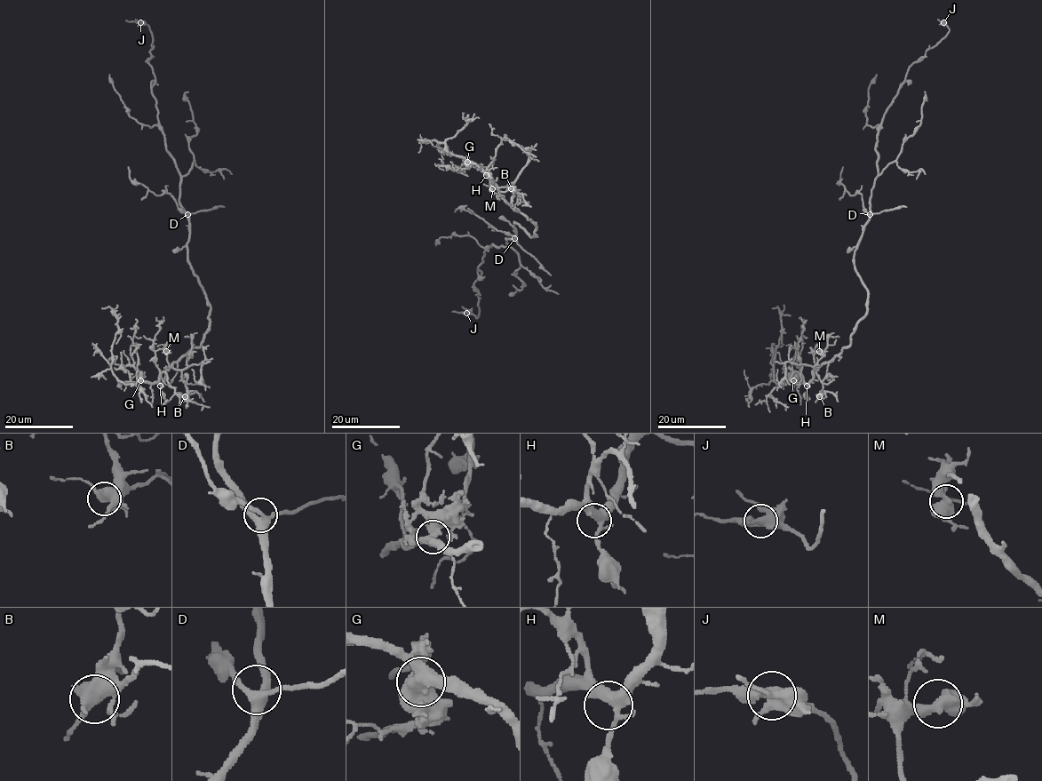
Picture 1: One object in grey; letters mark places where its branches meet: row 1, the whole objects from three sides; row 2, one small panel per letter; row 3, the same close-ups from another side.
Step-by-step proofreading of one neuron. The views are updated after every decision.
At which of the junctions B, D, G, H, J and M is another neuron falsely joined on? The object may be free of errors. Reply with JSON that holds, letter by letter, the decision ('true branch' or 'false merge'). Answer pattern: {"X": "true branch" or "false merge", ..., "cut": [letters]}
{"B": "true branch", "D": "true branch", "G": "true branch", "H": "true branch", "J": "true branch", "M": "true branch", "cut": []}

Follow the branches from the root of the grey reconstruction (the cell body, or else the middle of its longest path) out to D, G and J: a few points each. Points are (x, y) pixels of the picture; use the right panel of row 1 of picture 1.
D: (855, 267), (854, 251), (870, 214)
G: (855, 267), (868, 292), (867, 314), (856, 324), (850, 344), (831, 360), (821, 364), (807, 384), (792, 380)
J: (855, 267), (854, 251), (869, 219), (878, 173), (875, 146), (884, 113), (907, 69), (949, 31), (943, 22)

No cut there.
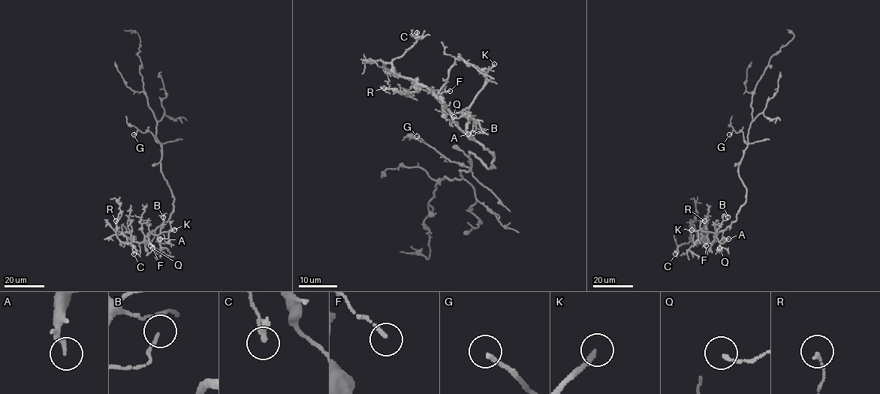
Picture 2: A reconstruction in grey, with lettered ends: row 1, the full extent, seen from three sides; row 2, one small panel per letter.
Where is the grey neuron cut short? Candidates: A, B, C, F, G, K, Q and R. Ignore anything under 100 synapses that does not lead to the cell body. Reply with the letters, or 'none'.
K

